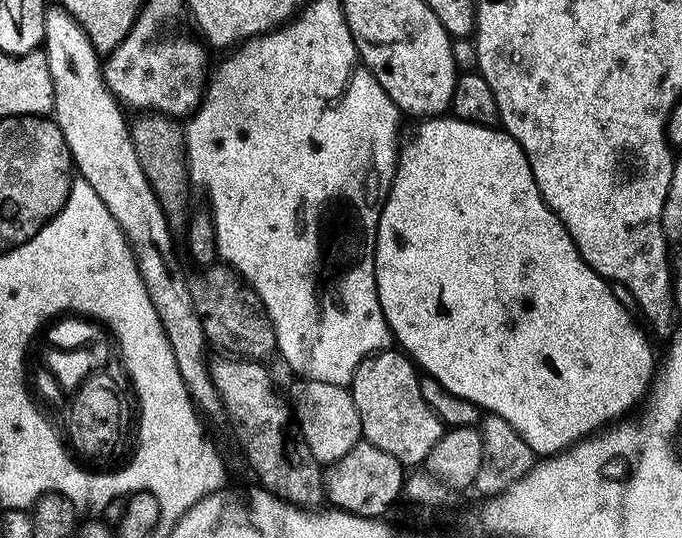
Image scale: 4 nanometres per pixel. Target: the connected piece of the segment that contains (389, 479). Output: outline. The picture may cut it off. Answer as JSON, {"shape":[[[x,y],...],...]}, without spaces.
{"shape":[[[361,442],[354,446],[338,462],[324,468],[324,495],[331,507],[341,511],[370,516],[383,517],[383,512],[388,512],[396,504],[396,499],[401,499],[406,479],[406,468],[388,454],[386,450],[378,450],[378,446]]]}

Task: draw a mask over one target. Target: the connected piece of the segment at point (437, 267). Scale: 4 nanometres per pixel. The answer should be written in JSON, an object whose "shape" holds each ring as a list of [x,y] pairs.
{"shape":[[[448,114],[441,115],[439,118],[424,118],[417,124],[420,125],[409,136],[407,133],[399,145],[396,158],[396,173],[392,179],[390,194],[385,196],[382,201],[380,217],[378,218],[378,234],[376,235],[376,285],[379,288],[379,302],[388,323],[391,339],[395,343],[397,340],[401,344],[397,345],[402,349],[405,356],[412,359],[413,364],[416,365],[417,369],[424,376],[434,377],[439,384],[446,386],[446,390],[450,390],[452,394],[458,394],[458,398],[466,398],[470,402],[474,402],[485,413],[506,418],[506,422],[510,422],[510,426],[514,426],[514,430],[518,430],[518,434],[522,434],[522,438],[532,448],[533,453],[539,454],[541,457],[554,456],[556,453],[564,451],[565,448],[569,448],[572,444],[577,444],[585,436],[591,436],[601,431],[605,426],[627,417],[631,413],[628,411],[632,407],[635,409],[645,399],[646,393],[654,379],[654,373],[658,368],[657,357],[656,360],[652,357],[652,348],[648,345],[648,340],[644,337],[643,330],[636,325],[635,318],[628,313],[627,306],[612,293],[613,285],[605,280],[603,276],[600,276],[599,273],[595,272],[591,265],[584,261],[582,254],[578,250],[578,246],[574,246],[574,242],[570,238],[570,234],[566,230],[564,223],[552,213],[550,206],[546,206],[546,202],[534,182],[534,174],[530,170],[530,162],[526,158],[522,146],[518,146],[516,139],[499,127],[493,126],[487,128],[486,126],[478,126],[470,122],[462,122]]]}

